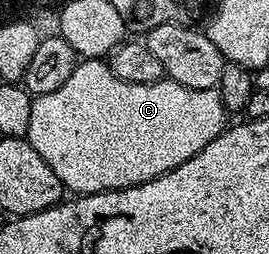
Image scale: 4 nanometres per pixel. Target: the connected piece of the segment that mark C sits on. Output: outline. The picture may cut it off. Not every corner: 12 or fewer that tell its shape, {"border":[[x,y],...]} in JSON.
{"border":[[83,59],[26,138],[64,190],[152,181],[223,133],[218,88]]}

